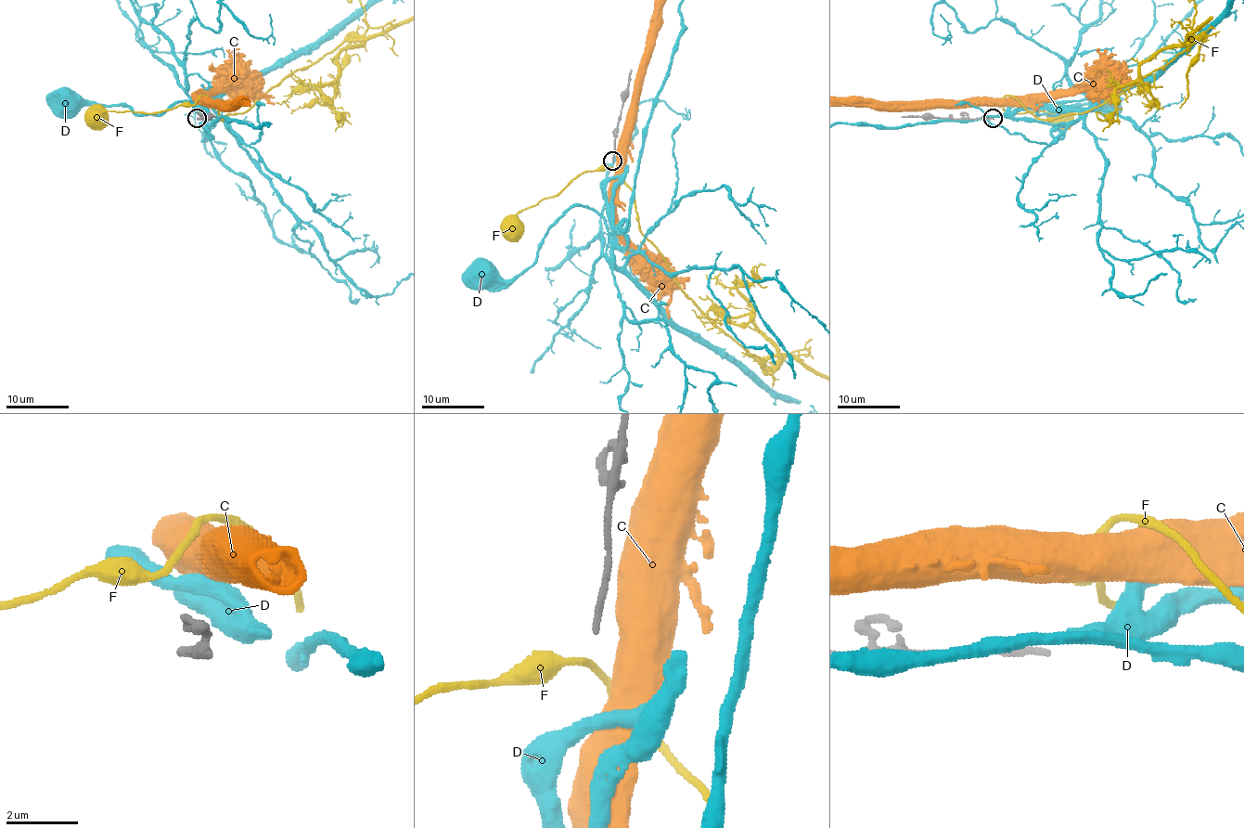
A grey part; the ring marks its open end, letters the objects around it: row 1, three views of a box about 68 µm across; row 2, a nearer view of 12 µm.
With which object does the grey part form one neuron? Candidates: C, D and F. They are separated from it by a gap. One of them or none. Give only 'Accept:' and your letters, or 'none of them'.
Accept: none of them

